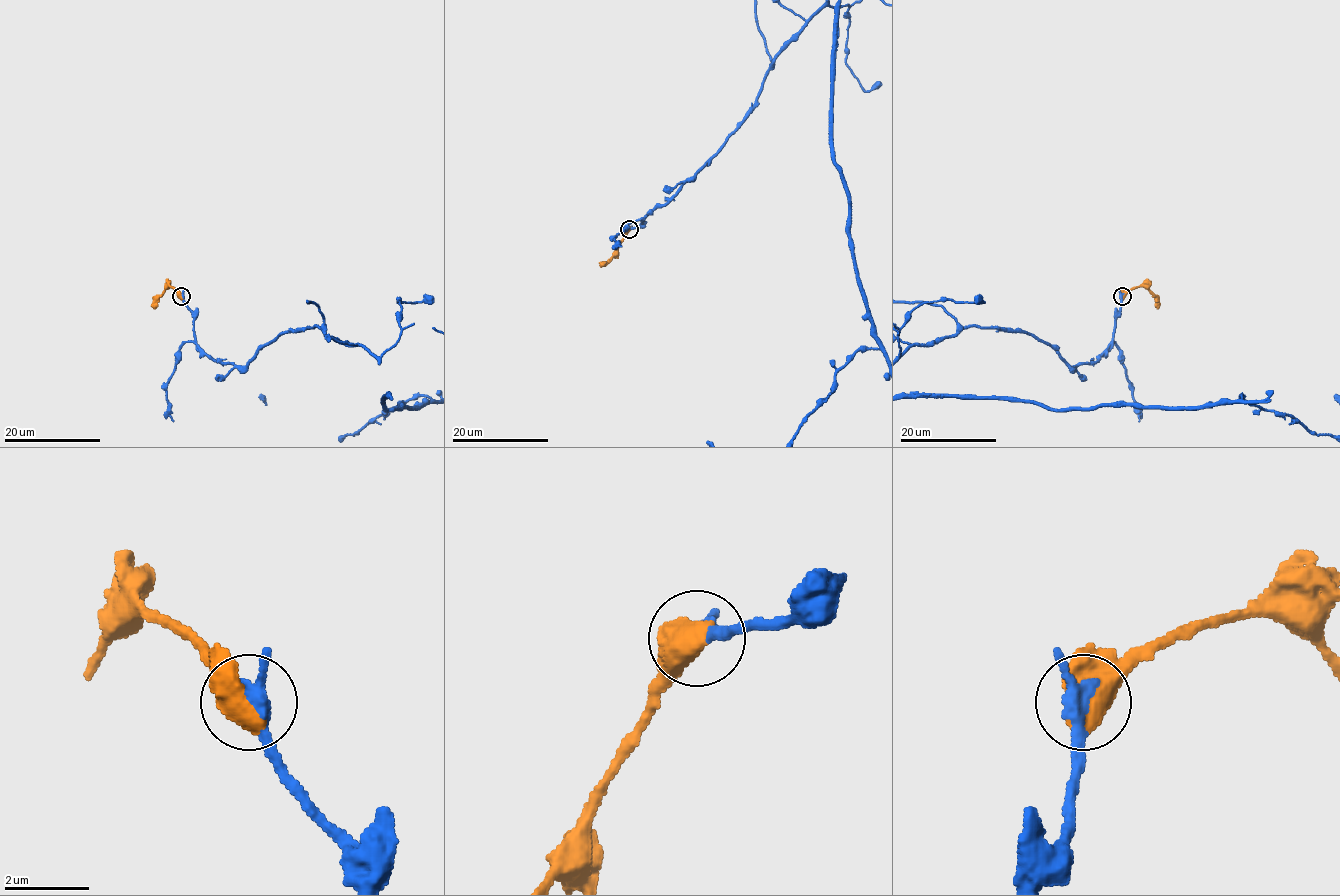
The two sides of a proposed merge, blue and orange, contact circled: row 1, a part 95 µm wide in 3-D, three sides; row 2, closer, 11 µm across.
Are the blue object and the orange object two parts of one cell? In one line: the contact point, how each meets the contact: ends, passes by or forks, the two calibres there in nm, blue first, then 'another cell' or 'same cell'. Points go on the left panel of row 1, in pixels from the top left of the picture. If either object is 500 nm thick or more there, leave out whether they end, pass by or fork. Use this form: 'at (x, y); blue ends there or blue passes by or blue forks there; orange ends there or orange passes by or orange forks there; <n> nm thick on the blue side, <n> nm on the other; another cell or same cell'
at (181, 296); 320 nm thick on the blue side, 850 nm on the other; same cell

